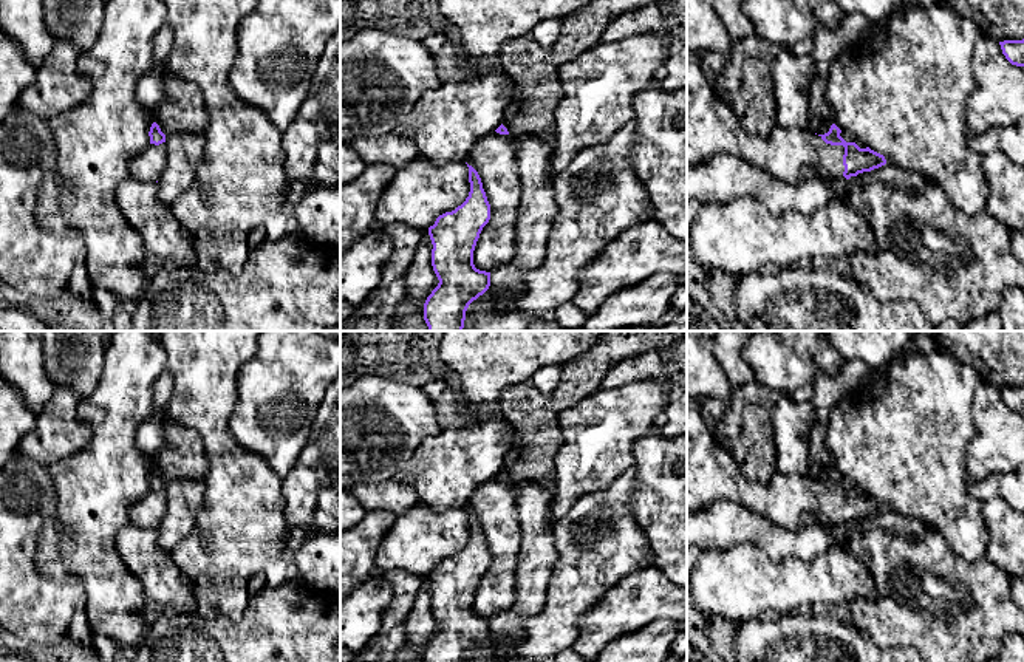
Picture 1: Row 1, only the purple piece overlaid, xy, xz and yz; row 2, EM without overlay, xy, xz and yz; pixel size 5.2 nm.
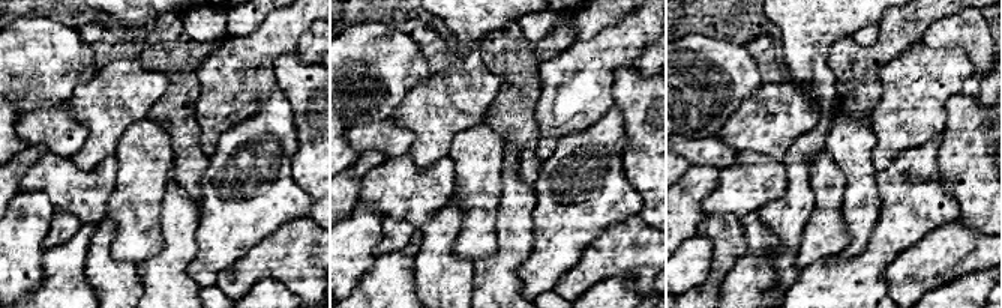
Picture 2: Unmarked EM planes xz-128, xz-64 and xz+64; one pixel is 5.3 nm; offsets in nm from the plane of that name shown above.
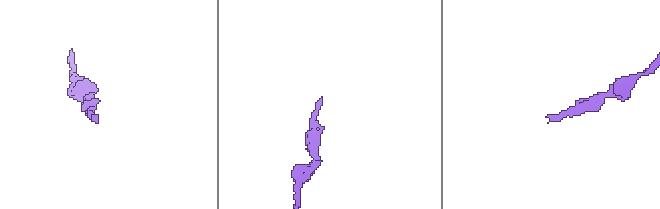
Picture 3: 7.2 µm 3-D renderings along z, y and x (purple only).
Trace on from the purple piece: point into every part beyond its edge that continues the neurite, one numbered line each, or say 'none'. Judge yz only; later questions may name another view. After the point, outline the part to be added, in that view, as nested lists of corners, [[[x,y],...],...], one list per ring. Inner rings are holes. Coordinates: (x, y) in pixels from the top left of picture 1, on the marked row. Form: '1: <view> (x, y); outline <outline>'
1: yz (713, 129); outline [[[687,57],[687,166],[701,166],[716,155],[746,161],[792,184],[801,179],[806,167],[846,181],[843,145],[826,144],[807,130],[778,125],[767,138],[749,133],[733,108],[718,97],[701,60]]]

